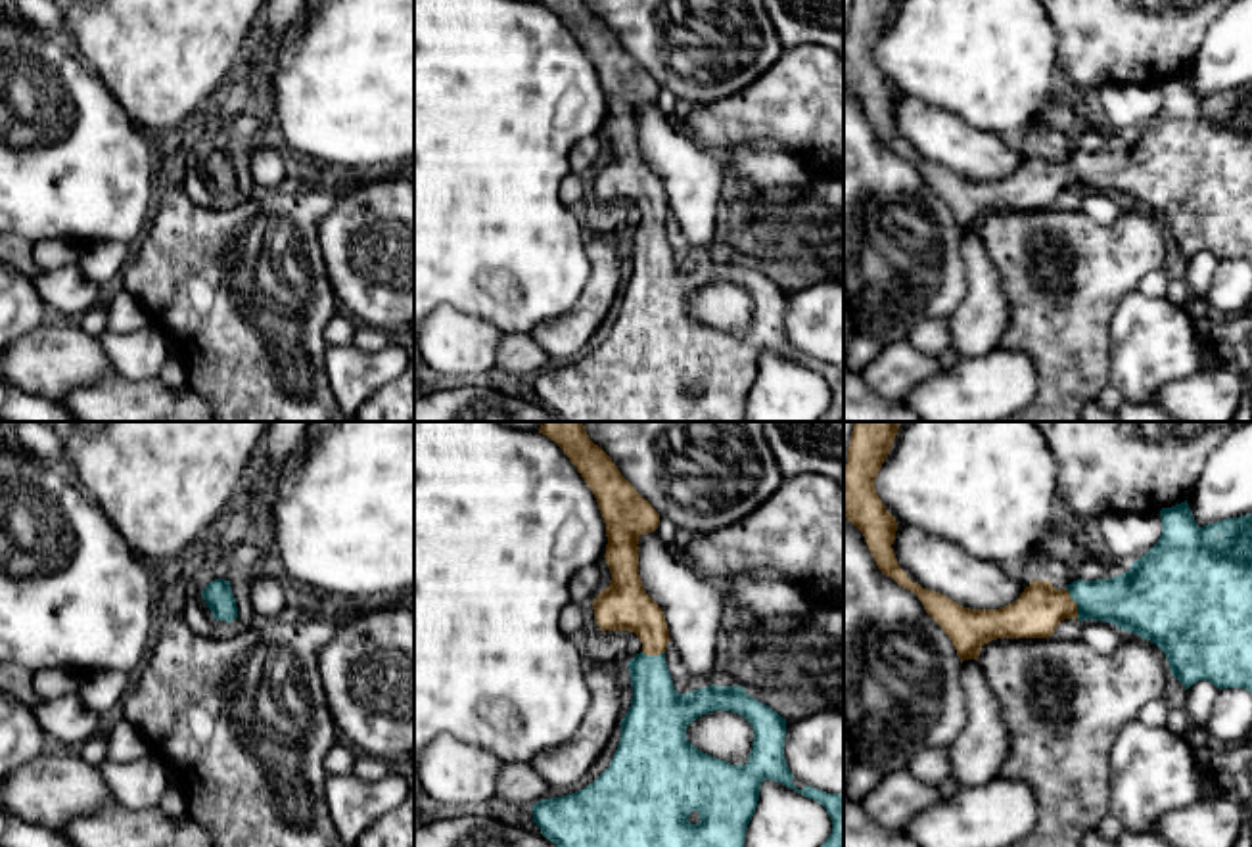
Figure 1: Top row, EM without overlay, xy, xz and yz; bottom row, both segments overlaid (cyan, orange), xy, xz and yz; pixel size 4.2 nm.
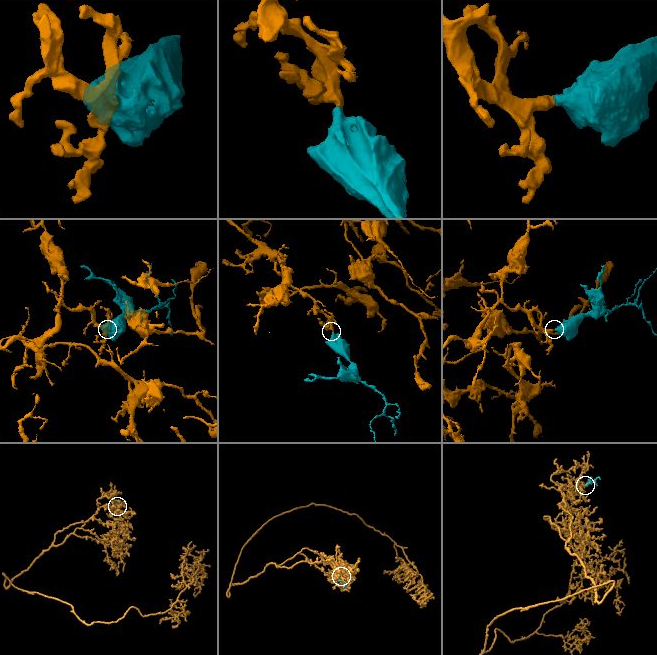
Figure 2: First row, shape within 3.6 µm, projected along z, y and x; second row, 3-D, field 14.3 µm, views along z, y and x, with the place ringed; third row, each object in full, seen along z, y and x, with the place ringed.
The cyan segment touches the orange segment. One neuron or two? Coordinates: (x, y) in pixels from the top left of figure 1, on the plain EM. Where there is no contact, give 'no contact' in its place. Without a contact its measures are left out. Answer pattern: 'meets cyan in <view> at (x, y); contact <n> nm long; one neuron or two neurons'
meets cyan in yz at (1074, 171); contact 140 nm long; one neuron

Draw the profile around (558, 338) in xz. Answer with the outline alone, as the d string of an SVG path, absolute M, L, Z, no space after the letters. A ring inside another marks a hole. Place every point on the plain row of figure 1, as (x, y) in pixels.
M589 234L587 255L592 270L575 307L566 316L545 322L529 333L550 358L577 353L602 326L612 303L621 293L617 238Z

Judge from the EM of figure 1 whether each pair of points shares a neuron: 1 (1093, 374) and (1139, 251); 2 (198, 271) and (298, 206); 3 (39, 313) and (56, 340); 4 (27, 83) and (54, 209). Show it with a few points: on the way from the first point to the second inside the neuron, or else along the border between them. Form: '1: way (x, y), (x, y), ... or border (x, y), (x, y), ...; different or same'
1: way (1091, 343), (1091, 299), (1109, 282); same
2: way (223, 271), (238, 265), (273, 230); same
3: border (50, 317), (20, 338); different
4: way (27, 114), (27, 137), (52, 161), (52, 179); same

